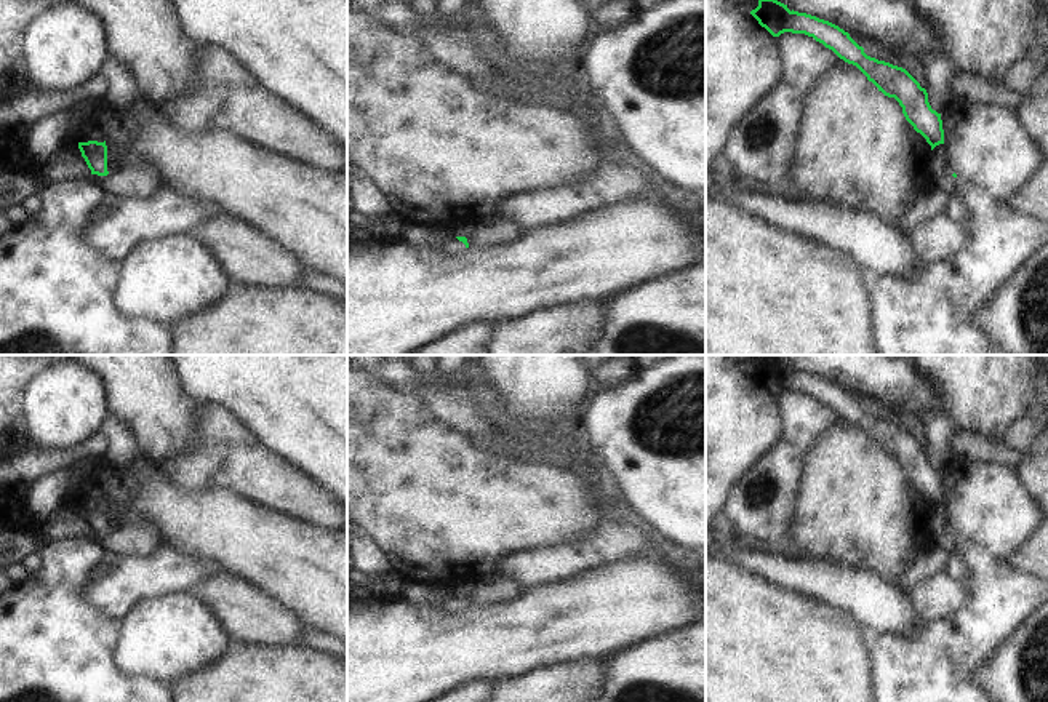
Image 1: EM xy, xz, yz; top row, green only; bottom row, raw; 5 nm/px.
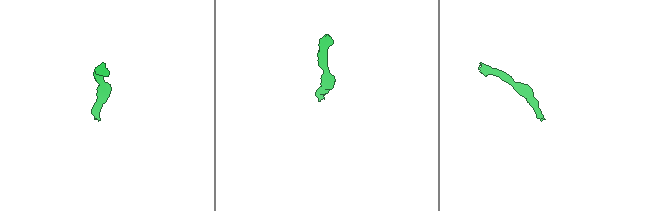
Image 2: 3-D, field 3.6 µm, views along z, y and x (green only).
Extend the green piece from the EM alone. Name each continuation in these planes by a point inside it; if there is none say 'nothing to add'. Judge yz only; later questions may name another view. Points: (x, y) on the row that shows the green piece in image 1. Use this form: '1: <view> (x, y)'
nothing to add

